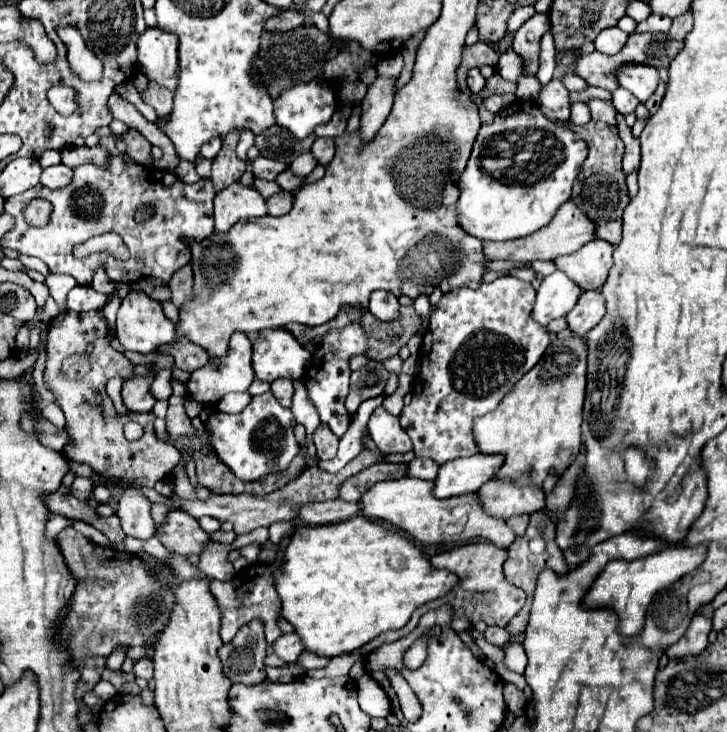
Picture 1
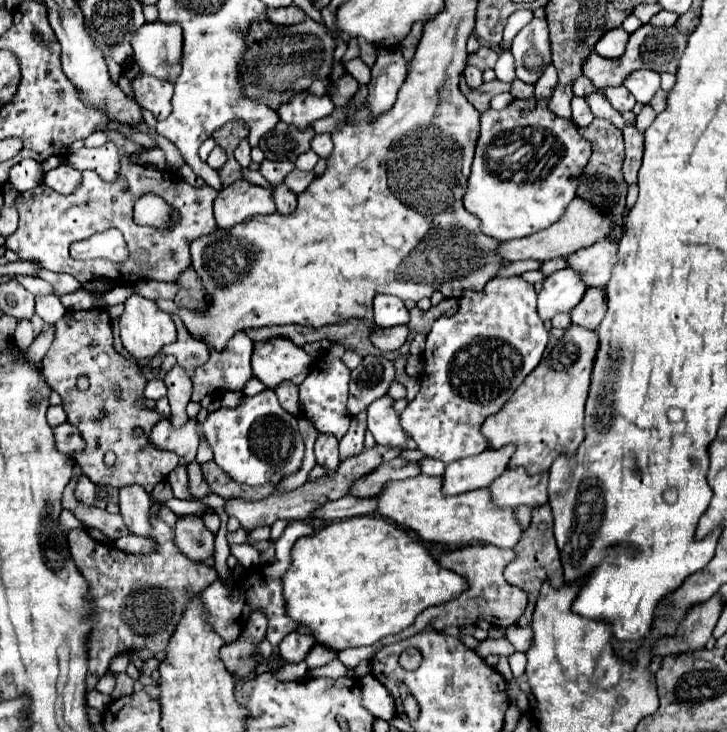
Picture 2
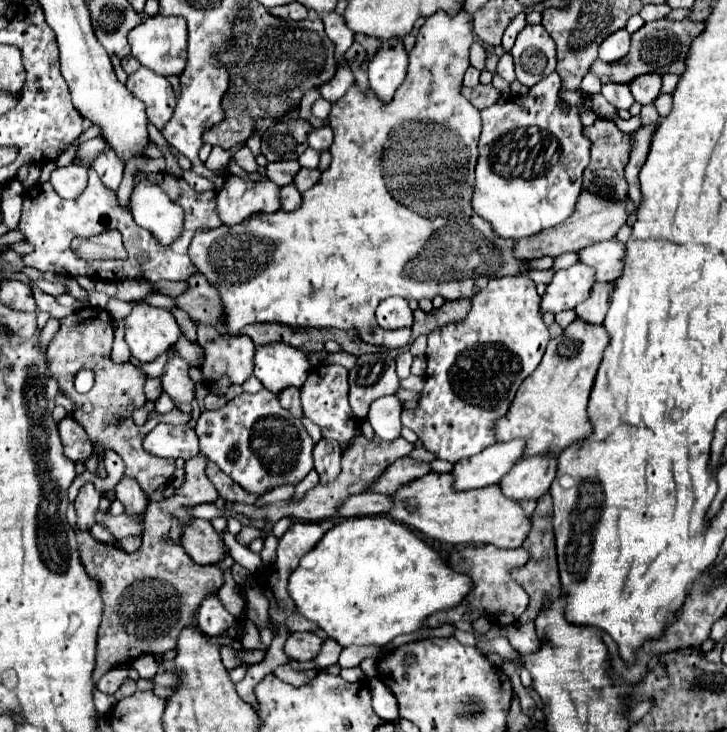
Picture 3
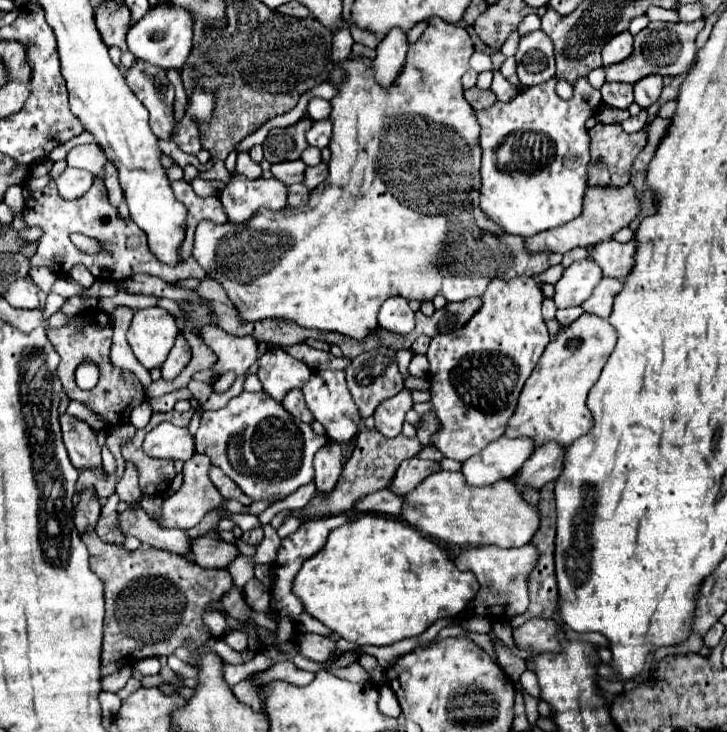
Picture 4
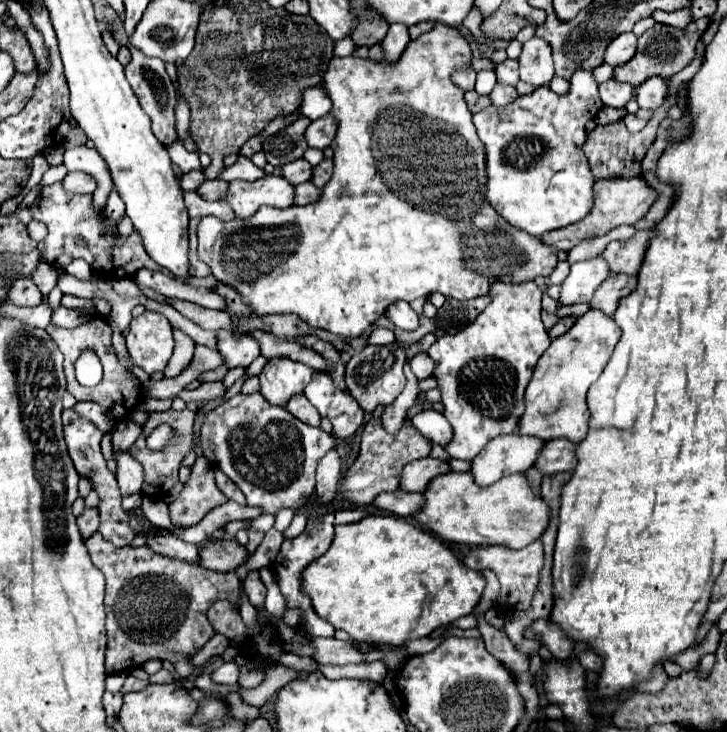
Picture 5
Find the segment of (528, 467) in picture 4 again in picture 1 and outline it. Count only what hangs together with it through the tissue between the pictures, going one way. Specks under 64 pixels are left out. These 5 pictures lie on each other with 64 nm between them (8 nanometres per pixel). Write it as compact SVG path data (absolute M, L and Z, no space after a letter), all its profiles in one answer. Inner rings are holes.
M490 480L486 482L480 490L478 490L480 498L482 498L482 506L490 516L498 516L498 518L510 518L516 514L532 514L538 512L542 508L546 508L546 494L542 492L534 492L534 488L518 488L512 480Z

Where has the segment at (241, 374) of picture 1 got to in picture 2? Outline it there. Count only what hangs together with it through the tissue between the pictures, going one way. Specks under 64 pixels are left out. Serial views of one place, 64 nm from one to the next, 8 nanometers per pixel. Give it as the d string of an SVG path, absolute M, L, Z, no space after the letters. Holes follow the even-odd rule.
M238 332L222 352L214 352L210 348L208 362L196 368L196 376L192 378L192 402L200 402L206 394L214 394L218 390L240 392L252 378L250 356L252 340L246 336L246 332Z

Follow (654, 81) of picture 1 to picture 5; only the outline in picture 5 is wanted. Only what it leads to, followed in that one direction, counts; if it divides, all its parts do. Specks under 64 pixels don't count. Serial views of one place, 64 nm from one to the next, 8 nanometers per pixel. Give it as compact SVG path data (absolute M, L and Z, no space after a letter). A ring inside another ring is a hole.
M652 76L650 80L646 80L646 84L638 86L638 104L640 104L640 108L656 110L656 108L662 106L666 96L668 96L668 86L658 76Z

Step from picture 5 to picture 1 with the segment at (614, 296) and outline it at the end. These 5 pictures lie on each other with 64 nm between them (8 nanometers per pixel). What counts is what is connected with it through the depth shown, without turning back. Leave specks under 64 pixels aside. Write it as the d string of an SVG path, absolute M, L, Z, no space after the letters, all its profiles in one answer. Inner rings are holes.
M586 290L582 292L574 310L566 314L566 320L574 334L584 336L588 330L592 330L602 320L604 312L606 312L606 304L602 300L600 290Z

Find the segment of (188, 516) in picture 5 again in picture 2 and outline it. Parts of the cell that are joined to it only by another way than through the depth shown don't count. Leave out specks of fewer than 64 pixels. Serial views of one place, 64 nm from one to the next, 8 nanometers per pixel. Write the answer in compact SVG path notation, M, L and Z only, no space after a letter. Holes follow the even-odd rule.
M192 460L188 464L188 488L190 488L192 498L198 498L198 500L202 500L210 494L210 488L208 488L204 476L202 476L202 468L196 460ZM160 502L150 508L152 532L148 538L154 540L156 550L148 554L126 554L114 544L102 544L90 538L84 528L74 528L68 536L72 558L82 576L86 576L92 600L96 604L92 618L94 630L90 634L90 670L86 678L88 690L94 690L98 680L108 672L114 656L130 654L140 648L148 648L154 654L162 652L178 626L178 620L182 620L190 594L200 596L212 582L218 580L212 566L194 562L176 552L170 526L158 518L160 508ZM124 620L128 620L128 624Z

